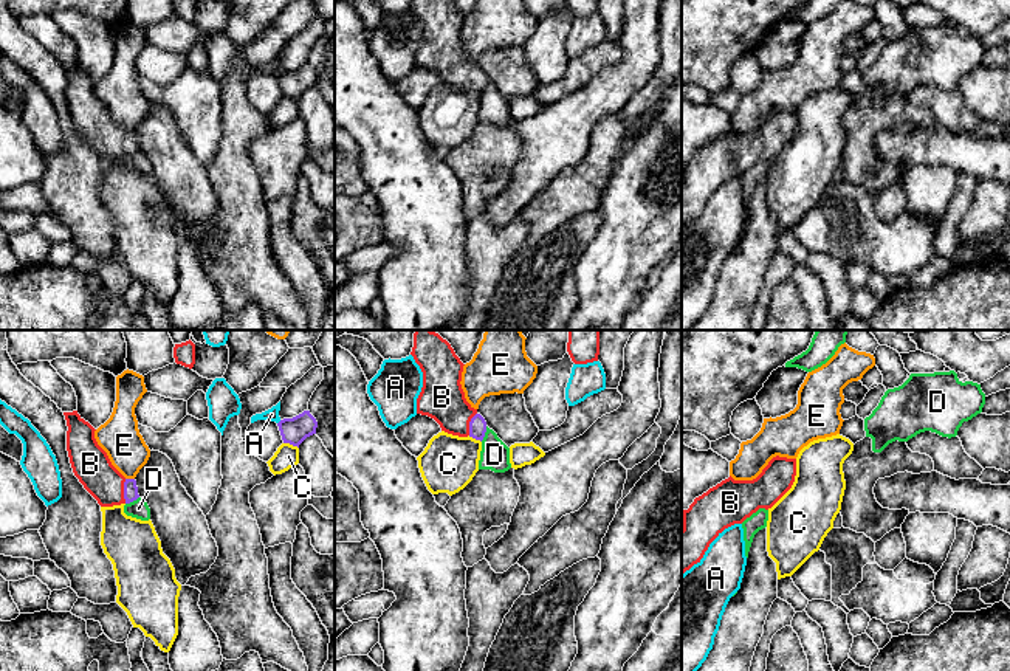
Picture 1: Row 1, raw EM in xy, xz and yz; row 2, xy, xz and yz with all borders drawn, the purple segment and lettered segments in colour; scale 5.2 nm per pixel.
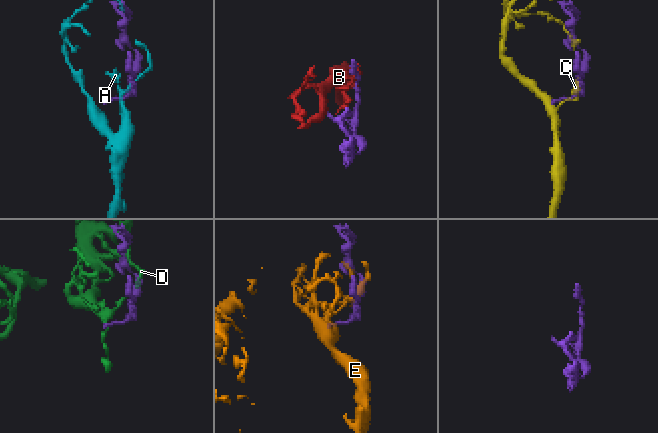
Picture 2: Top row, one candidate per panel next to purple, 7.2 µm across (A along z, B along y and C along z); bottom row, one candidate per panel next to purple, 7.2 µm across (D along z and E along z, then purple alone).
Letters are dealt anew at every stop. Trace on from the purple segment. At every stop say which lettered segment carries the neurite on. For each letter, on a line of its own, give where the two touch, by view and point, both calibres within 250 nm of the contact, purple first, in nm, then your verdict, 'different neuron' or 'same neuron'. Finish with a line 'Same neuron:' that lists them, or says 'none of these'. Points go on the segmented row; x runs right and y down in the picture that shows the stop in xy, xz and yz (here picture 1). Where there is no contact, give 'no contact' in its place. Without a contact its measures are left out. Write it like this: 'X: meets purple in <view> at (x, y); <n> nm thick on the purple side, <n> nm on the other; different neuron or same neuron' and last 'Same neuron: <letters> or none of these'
A: meets purple in xy at (279, 422); 140 nm thick on the purple side, 70 nm on the other; different neuron
B: meets purple in xy at (124, 492); 80 nm thick on the purple side, 200 nm on the other; same neuron
C: meets purple in xy at (292, 443); 140 nm thick on the purple side, 120 nm on the other; different neuron
D: meets purple in xz at (484, 434); 100 nm thick on the purple side, 150 nm on the other; different neuron
E: meets purple in xy at (130, 479); 80 nm thick on the purple side, 220 nm on the other; different neuron
Same neuron: B

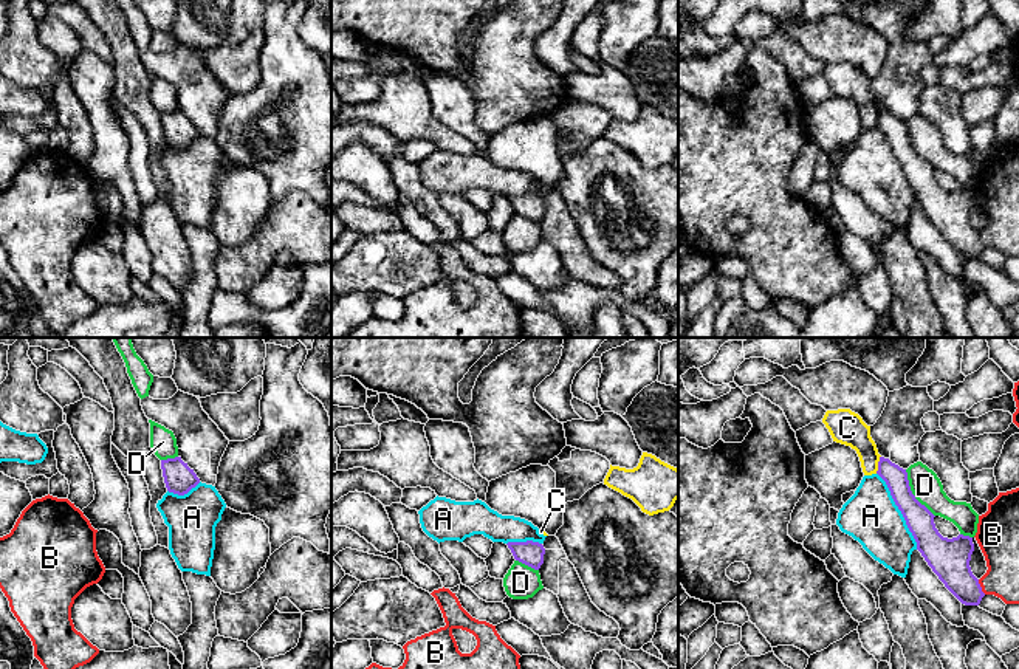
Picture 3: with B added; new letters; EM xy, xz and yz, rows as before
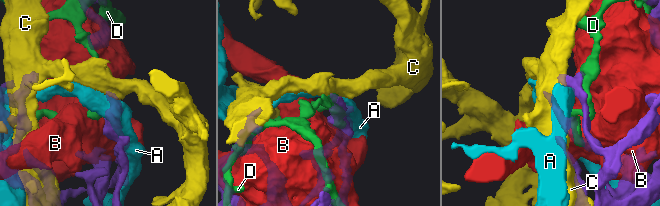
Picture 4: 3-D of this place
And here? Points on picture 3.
A: meets purple in yz at (900, 510); 150 nm thick on the purple side, 280 nm on the other; different neuron
B: meets purple in yz at (981, 587); 200 nm thick on the purple side, 200 nm on the other; different neuron
C: meets purple in yz at (878, 465); 120 nm thick on the purple side, 180 nm on the other; different neuron
D: meets purple in yz at (911, 493); 140 nm thick on the purple side, 160 nm on the other; different neuron
Same neuron: none of these

